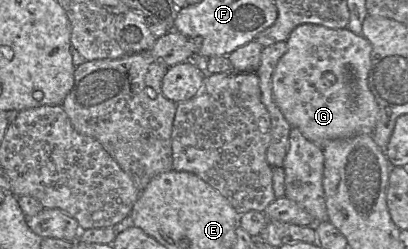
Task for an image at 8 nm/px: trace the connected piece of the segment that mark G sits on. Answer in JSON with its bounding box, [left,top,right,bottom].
[272,24,379,147]

